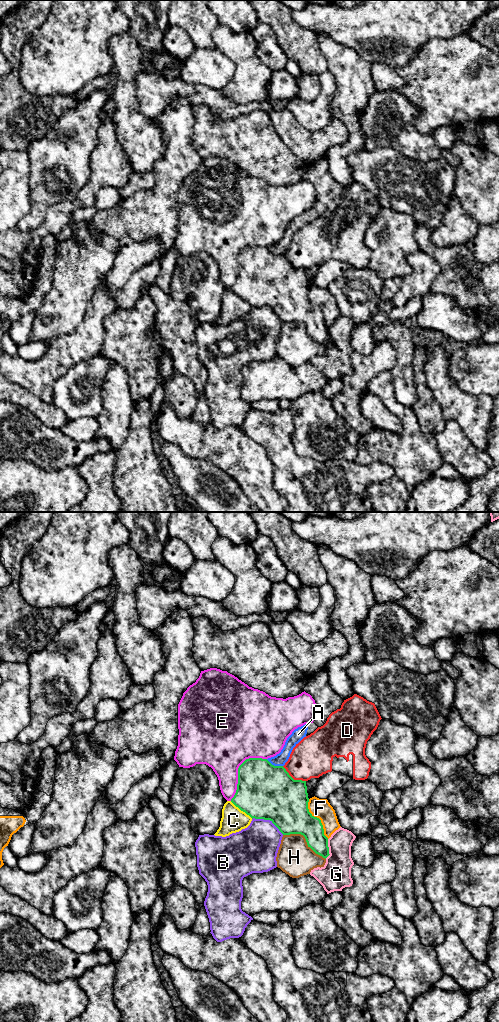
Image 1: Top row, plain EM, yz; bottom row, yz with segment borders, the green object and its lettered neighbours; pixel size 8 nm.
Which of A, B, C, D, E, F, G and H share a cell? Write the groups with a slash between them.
A F / B / C / D / E / G / H

